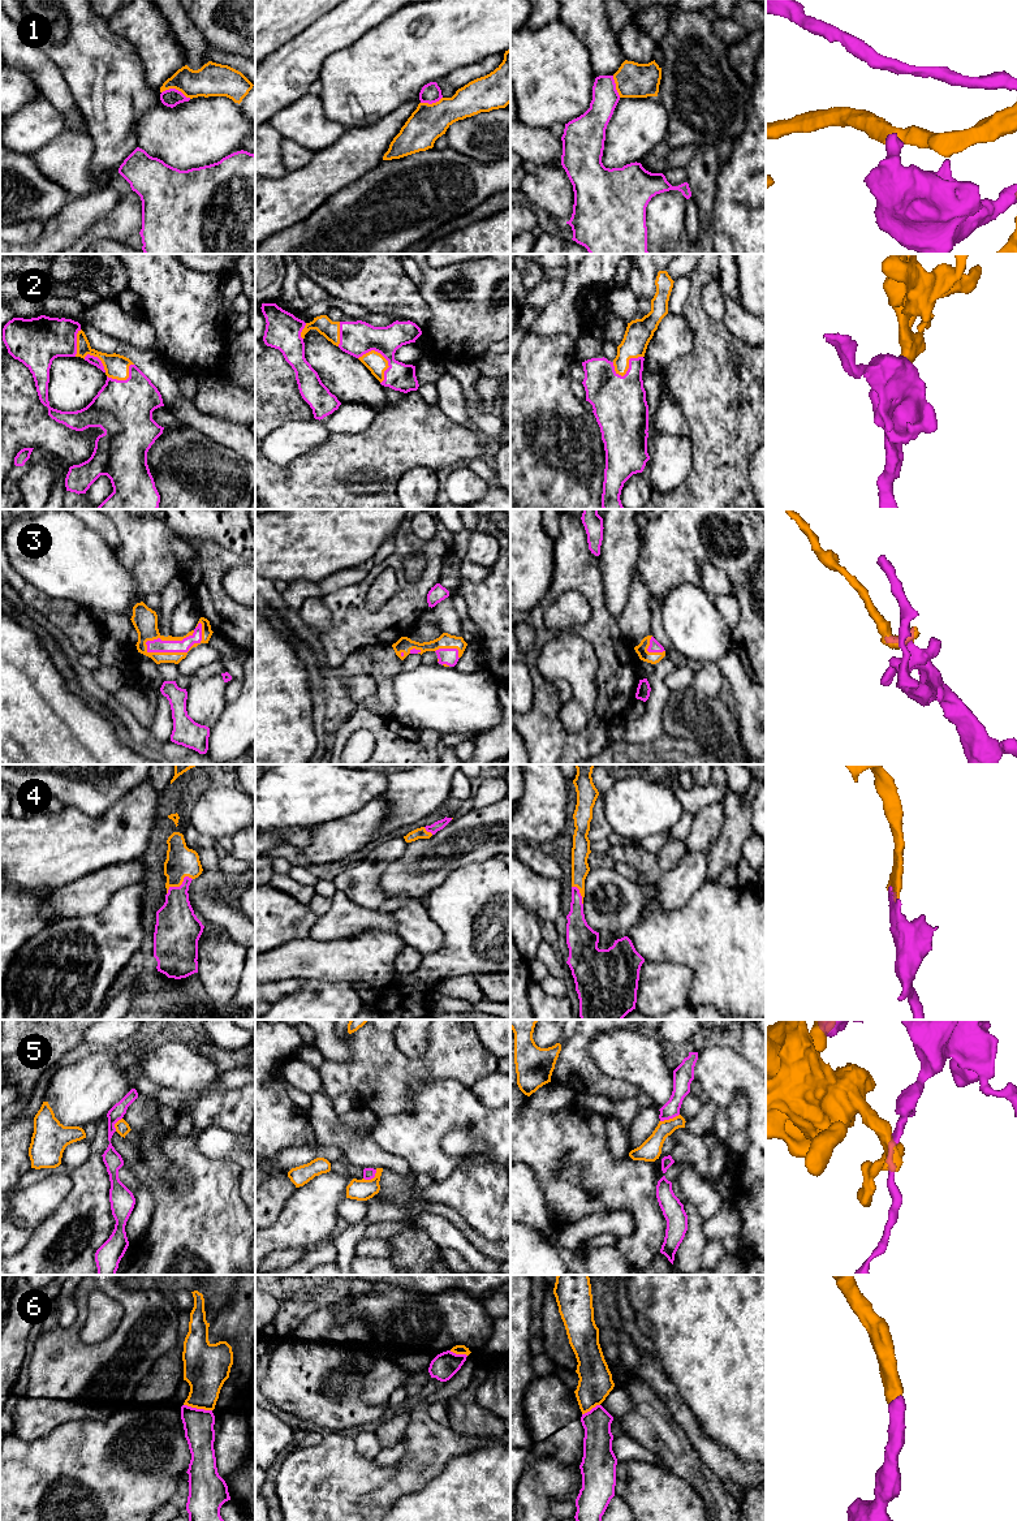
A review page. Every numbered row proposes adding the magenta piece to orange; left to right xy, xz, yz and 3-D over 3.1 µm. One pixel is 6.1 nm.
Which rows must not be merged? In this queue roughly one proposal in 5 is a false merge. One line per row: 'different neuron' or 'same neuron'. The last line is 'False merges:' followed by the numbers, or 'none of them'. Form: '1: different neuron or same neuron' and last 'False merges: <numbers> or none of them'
1: different neuron
2: same neuron
3: same neuron
4: same neuron
5: different neuron
6: same neuron
False merges: 1, 5

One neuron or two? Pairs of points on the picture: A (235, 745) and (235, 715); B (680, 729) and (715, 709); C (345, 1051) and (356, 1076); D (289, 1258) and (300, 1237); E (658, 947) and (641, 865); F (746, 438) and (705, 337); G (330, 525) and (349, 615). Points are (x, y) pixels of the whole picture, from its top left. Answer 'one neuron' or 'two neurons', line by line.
A: one neuron
B: one neuron
C: two neurons
D: two neurons
E: two neurons
F: one neuron
G: two neurons

